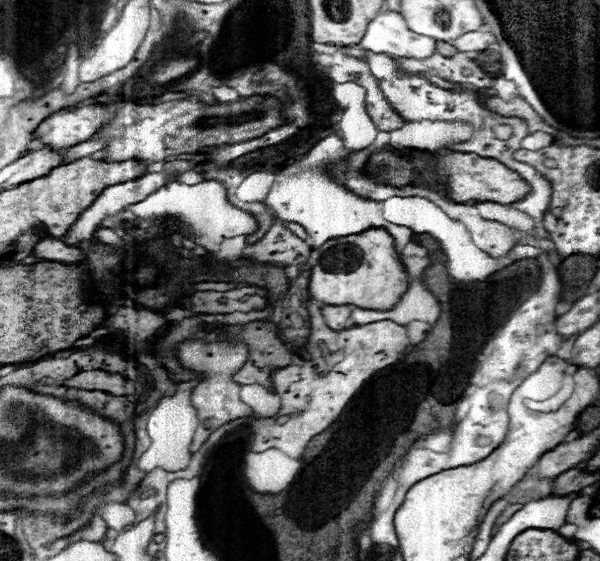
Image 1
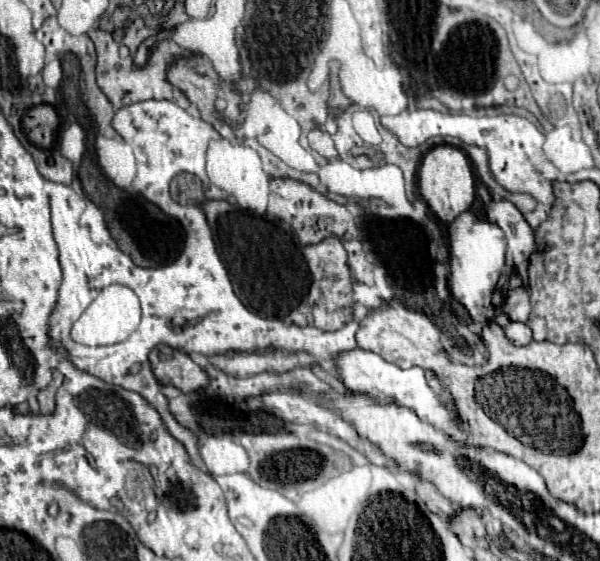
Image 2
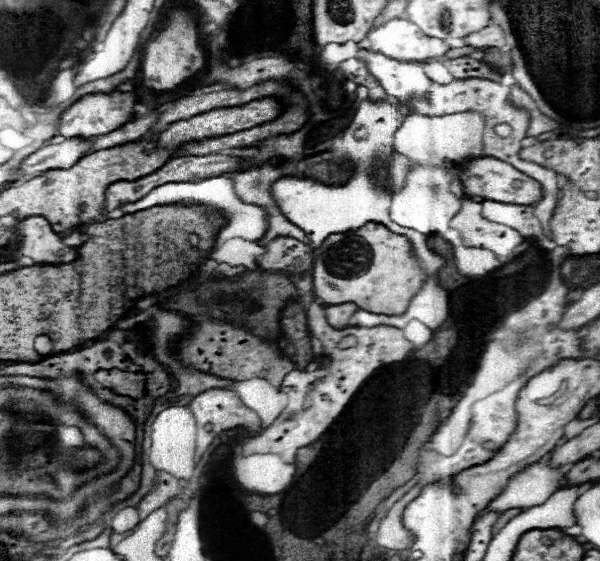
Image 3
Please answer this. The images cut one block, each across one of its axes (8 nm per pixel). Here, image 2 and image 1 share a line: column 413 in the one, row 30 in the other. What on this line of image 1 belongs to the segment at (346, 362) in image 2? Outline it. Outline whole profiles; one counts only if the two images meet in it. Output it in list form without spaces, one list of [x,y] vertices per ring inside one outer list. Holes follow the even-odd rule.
[[[386,10],[370,22],[360,42],[360,48],[370,50],[374,54],[384,52],[394,60],[400,60],[400,58],[422,60],[434,54],[434,44],[436,40],[408,30],[406,20],[400,12]]]

